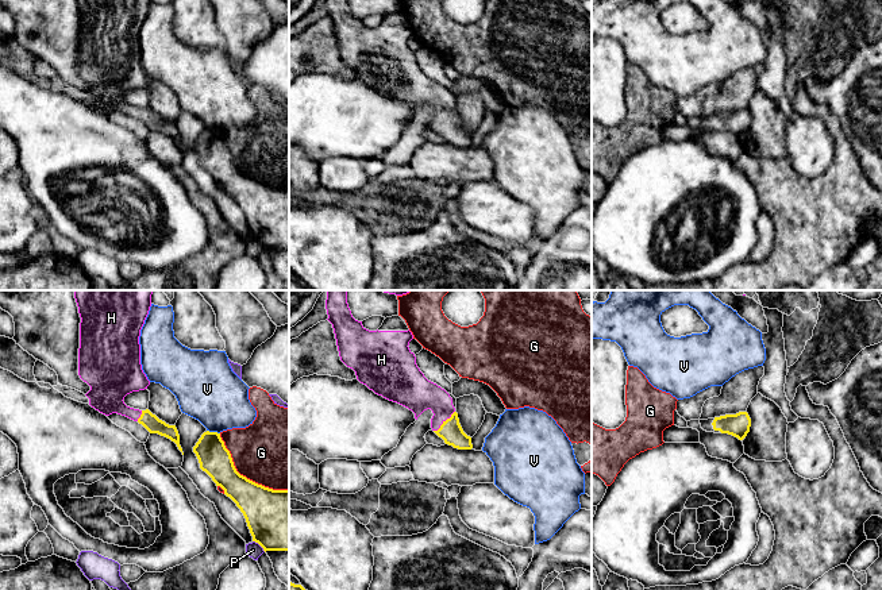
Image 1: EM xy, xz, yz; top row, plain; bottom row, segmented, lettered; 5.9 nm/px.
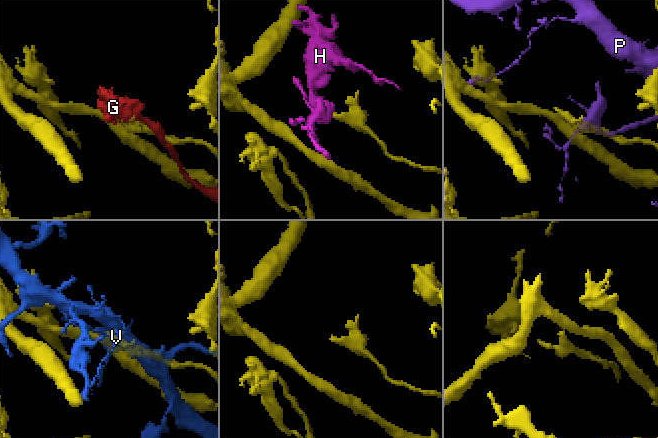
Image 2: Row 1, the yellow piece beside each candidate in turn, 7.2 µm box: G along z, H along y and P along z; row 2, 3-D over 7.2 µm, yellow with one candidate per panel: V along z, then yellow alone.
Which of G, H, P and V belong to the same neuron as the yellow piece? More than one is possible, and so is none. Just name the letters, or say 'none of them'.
H

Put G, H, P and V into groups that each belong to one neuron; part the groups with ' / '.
G / H / P / V

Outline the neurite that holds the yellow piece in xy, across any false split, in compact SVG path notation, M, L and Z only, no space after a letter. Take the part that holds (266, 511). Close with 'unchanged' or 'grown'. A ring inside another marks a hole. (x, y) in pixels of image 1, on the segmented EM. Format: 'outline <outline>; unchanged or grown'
outline M204 432L193 447L200 468L243 513L253 541L263 551L289 551L289 490L273 490L240 475L217 432Z; unchanged

